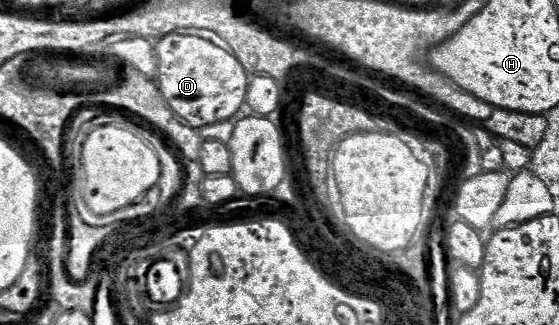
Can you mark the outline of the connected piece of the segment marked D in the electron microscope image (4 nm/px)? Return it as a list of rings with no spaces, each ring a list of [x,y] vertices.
[[[173,33],[159,38],[156,50],[159,87],[169,108],[181,120],[202,129],[211,124],[232,122],[242,115],[246,109],[251,75],[228,49],[206,35]]]

